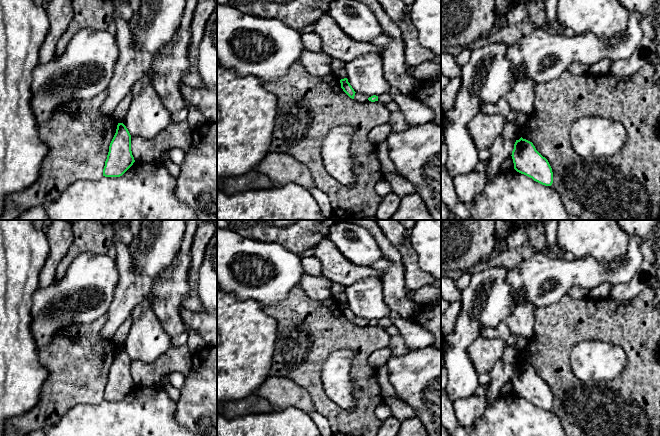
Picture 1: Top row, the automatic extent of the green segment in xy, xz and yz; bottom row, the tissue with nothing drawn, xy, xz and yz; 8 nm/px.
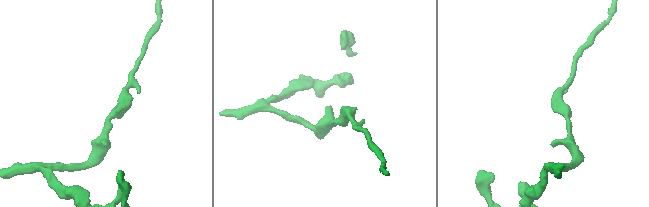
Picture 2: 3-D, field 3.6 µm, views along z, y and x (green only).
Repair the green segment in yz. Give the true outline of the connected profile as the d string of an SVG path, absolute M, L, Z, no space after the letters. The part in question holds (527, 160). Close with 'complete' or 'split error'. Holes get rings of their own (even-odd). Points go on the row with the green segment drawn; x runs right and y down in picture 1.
M523 139L516 140L512 151L514 169L534 181L551 186L553 183L553 172L548 160L535 148L532 142Z; complete

